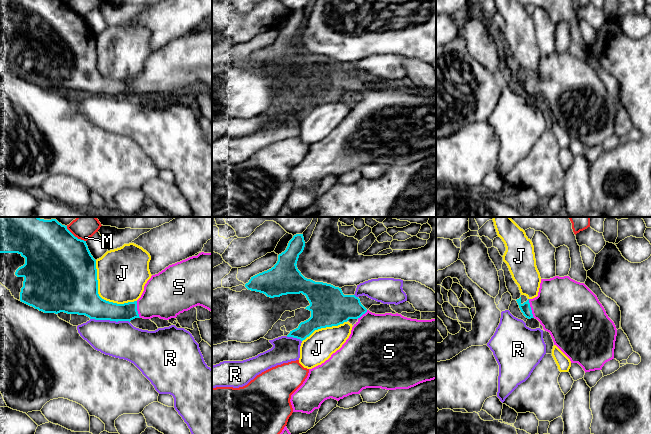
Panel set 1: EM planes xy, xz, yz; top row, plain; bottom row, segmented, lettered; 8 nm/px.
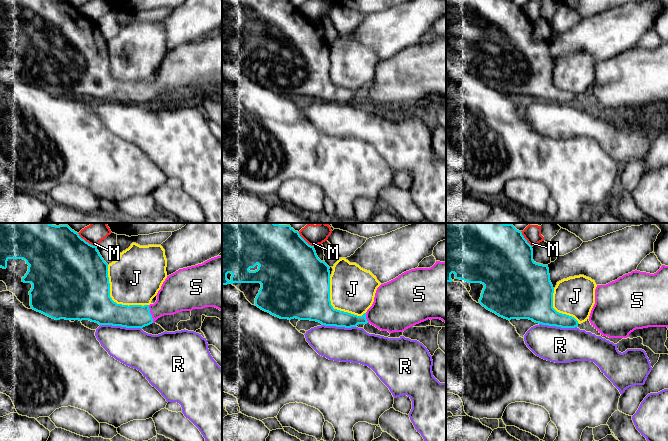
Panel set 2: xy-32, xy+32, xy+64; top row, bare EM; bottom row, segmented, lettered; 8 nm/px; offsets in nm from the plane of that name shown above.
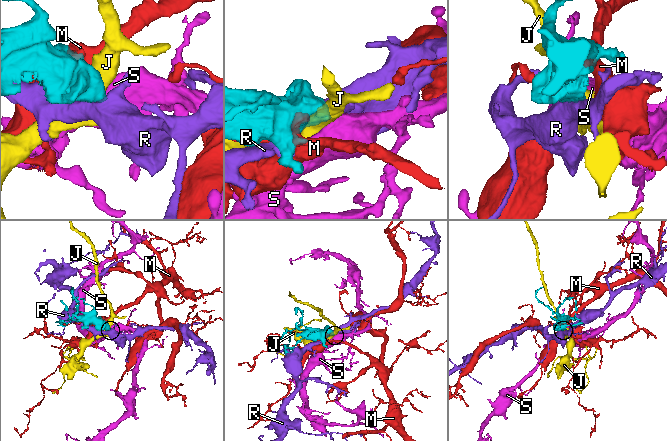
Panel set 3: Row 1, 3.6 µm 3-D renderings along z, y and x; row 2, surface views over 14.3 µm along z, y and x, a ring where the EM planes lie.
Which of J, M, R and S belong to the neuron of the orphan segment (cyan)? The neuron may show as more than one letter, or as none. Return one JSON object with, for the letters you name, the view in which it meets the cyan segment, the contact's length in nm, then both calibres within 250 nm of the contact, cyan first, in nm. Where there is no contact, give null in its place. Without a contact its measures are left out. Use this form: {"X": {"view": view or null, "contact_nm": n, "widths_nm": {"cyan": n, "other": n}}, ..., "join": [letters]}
{"S": {"view": "yz", "contact_nm": 160, "widths_nm": {"cyan": 90, "other": 420}}, "join": ["S"]}

